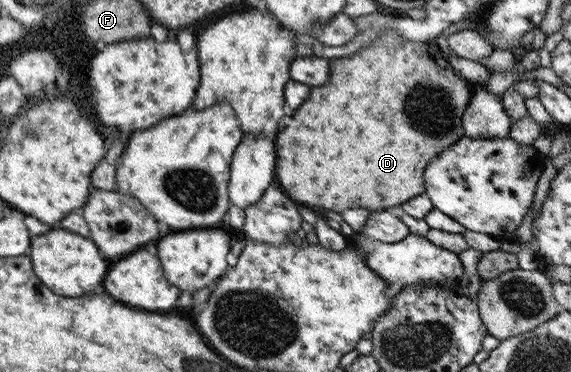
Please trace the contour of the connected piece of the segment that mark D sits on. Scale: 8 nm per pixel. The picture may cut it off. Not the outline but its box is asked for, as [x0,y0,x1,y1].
[275,30,472,213]

